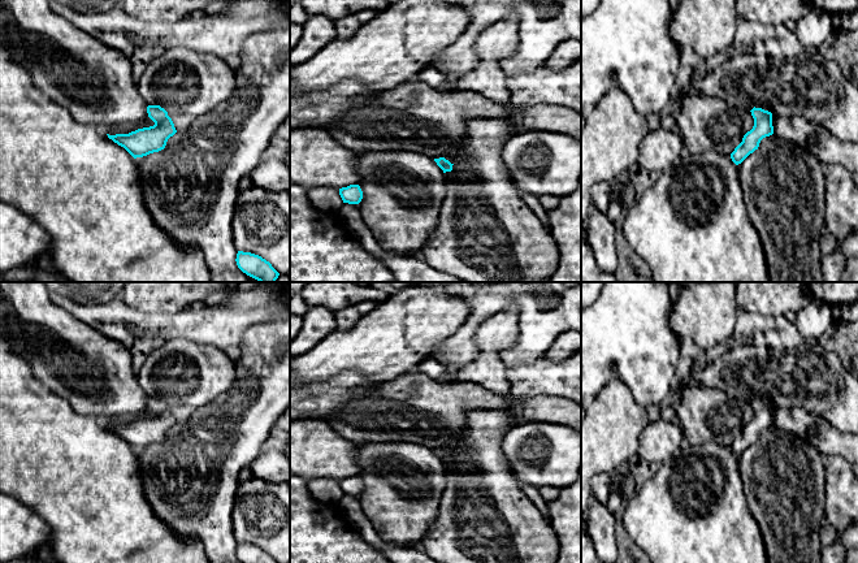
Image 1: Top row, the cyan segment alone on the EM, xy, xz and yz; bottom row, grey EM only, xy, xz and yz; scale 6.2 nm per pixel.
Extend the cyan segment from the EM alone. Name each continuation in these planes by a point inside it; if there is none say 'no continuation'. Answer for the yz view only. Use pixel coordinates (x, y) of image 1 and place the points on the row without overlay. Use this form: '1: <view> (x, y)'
no continuation

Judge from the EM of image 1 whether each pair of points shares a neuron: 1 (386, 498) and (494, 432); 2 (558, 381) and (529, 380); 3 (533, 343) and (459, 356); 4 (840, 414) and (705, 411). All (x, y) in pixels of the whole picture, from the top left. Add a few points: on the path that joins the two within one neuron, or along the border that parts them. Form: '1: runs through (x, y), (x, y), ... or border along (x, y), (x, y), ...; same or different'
1: border along (443, 464), (446, 488), (442, 496); different
2: runs through (551, 380), (536, 380); same
3: runs through (531, 314), (516, 299), (495, 299), (469, 327); same
4: border along (720, 390), (749, 402); different

